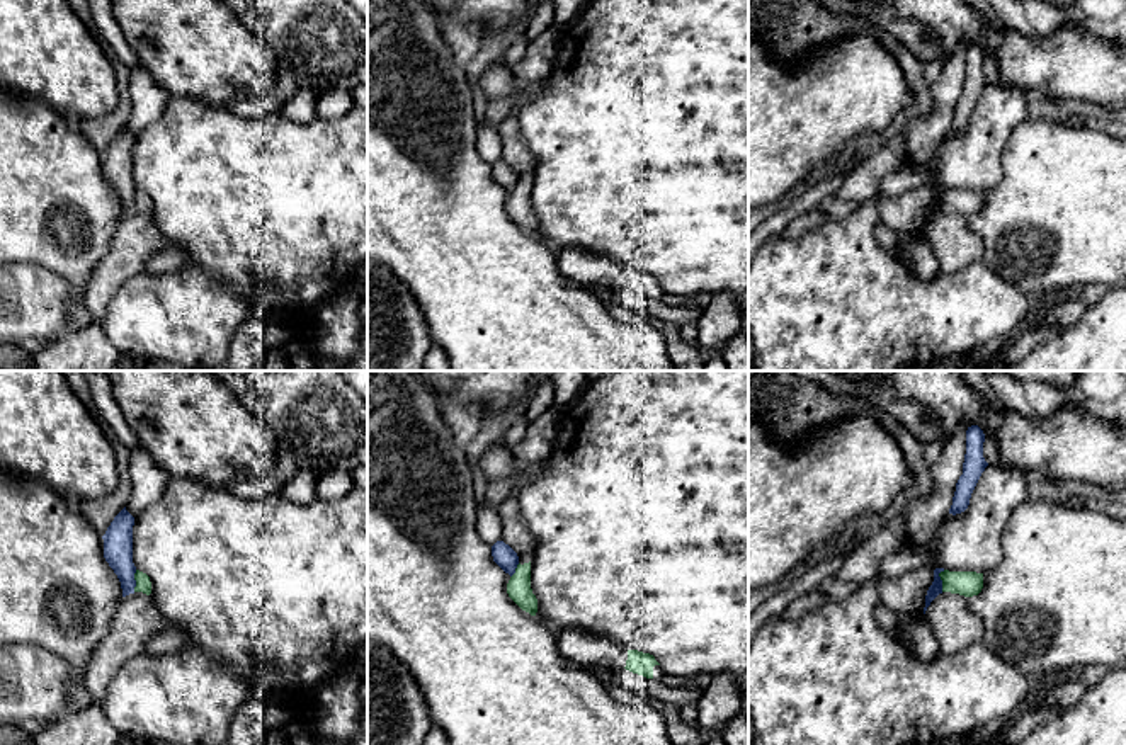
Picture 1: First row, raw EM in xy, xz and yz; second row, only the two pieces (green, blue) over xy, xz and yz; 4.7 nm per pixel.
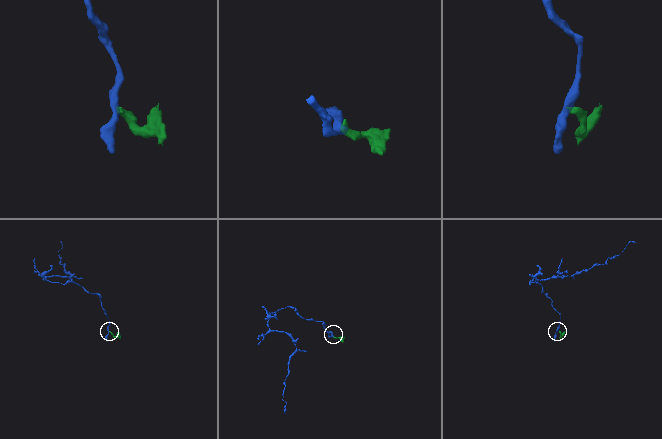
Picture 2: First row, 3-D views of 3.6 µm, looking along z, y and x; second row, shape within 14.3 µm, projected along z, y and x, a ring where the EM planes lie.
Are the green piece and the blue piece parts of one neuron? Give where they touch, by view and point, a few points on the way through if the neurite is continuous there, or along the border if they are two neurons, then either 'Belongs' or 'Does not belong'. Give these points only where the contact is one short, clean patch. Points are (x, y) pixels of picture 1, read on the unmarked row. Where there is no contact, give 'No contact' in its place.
Touches green at yz (943, 199). Boundary: yz (941, 189), (943, 210). Does not belong

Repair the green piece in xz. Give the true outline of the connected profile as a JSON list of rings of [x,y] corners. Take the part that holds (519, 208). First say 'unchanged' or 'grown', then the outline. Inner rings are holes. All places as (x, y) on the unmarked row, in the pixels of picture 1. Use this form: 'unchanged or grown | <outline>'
unchanged | [[[531,180],[517,184],[515,192],[507,202],[507,213],[522,230],[529,231],[531,235],[536,235],[537,218],[531,208]]]

